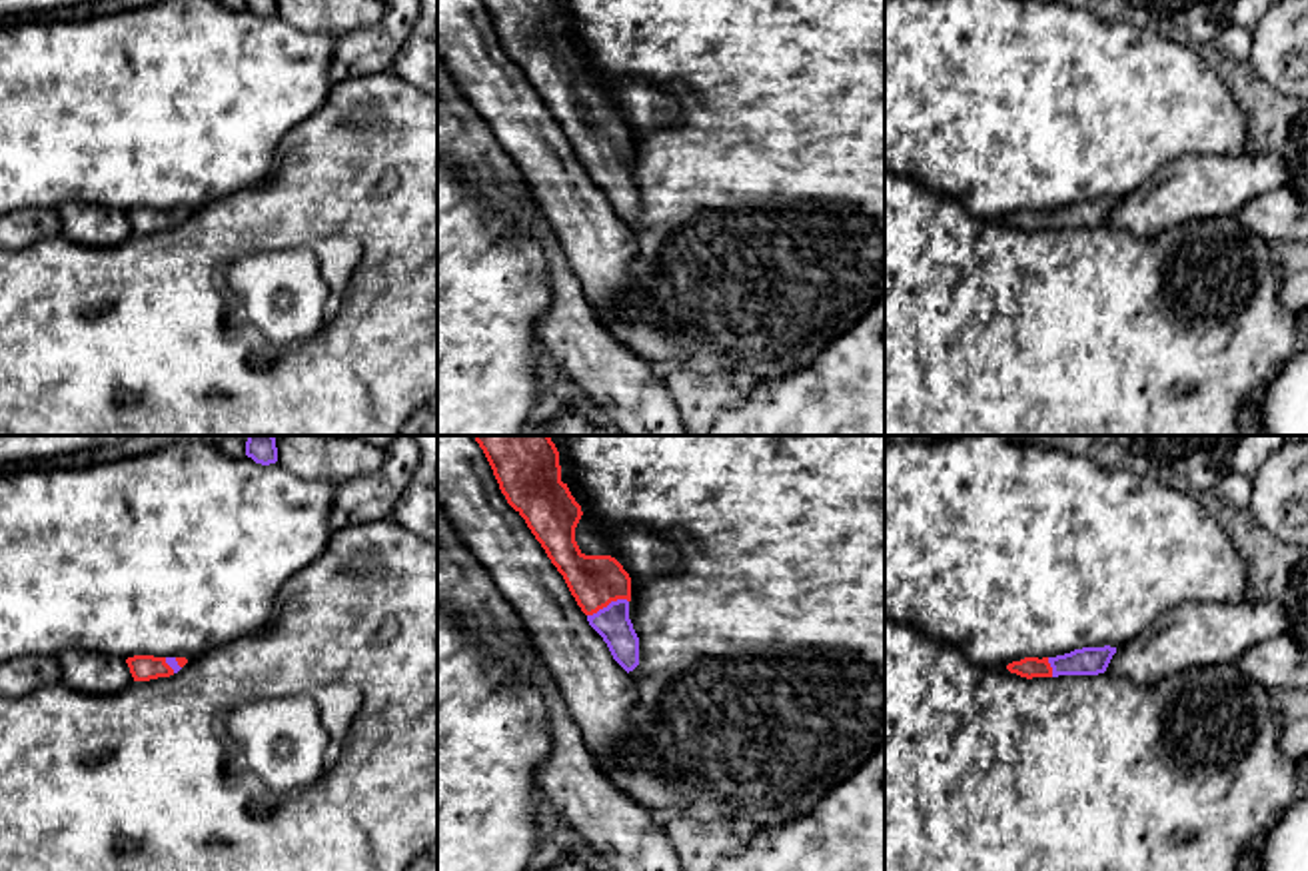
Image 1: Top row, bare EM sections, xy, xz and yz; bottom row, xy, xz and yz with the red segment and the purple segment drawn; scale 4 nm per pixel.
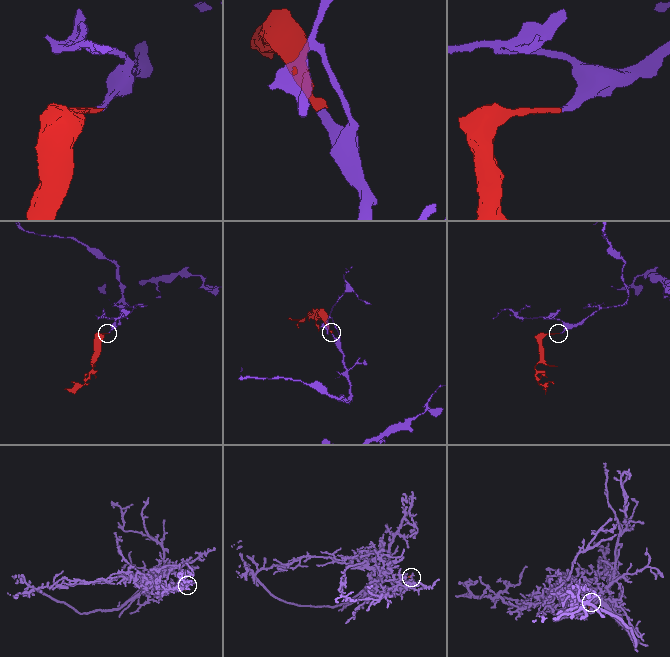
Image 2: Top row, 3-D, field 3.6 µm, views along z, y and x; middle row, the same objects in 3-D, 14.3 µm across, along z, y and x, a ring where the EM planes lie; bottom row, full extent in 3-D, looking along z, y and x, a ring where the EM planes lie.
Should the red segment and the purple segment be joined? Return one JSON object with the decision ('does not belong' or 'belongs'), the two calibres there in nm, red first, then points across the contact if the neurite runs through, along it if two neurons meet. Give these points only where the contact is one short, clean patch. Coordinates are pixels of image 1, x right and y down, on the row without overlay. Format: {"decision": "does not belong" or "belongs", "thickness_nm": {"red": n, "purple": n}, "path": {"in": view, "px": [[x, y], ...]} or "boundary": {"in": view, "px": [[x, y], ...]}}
{"decision": "belongs", "thickness_nm": {"red": 200, "purple": 140}, "path": {"in": "xz", "px": [[594, 132], [608, 156], [612, 174]]}}

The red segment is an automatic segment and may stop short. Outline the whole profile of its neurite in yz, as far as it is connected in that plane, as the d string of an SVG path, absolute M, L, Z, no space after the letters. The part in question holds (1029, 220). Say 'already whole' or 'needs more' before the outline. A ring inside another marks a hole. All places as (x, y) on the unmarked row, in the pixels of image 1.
needs more; M1082 200L1056 210L1024 210L1006 218L1020 230L1058 230L1058 228L1098 228L1104 226L1116 200Z

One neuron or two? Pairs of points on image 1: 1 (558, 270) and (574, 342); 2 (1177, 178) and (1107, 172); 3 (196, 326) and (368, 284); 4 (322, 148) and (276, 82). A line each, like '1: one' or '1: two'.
1: one
2: two
3: one
4: two

